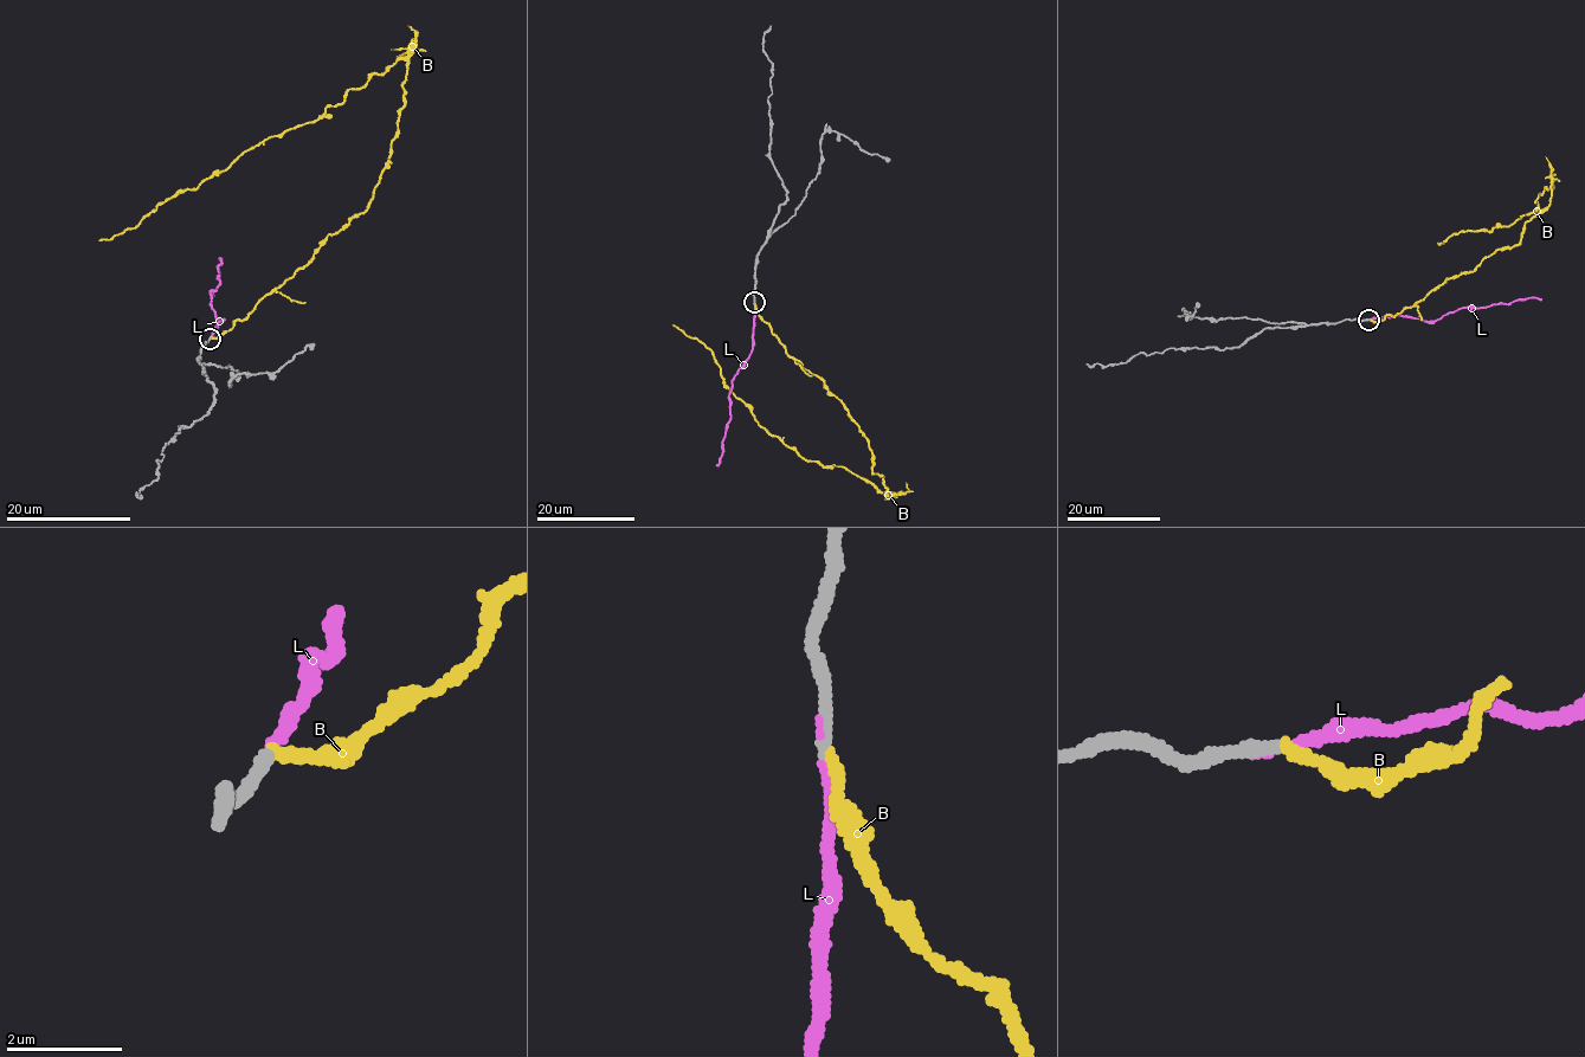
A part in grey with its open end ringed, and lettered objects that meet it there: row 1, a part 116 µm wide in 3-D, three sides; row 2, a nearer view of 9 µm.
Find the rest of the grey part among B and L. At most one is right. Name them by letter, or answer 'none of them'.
L

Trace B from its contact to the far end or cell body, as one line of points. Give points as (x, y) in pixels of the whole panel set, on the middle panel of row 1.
B: (754, 303), (839, 399), (894, 494), (768, 432), (713, 352), (672, 324)

